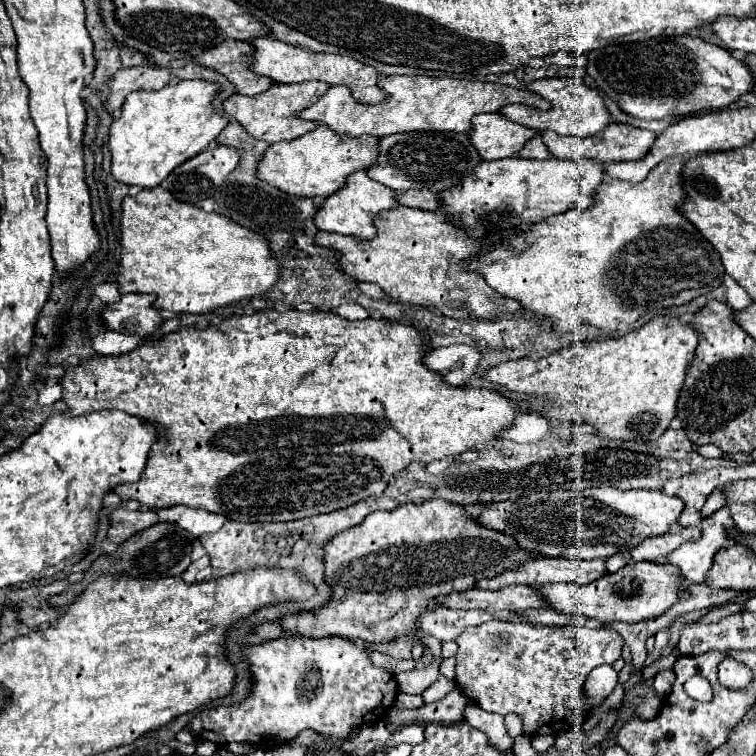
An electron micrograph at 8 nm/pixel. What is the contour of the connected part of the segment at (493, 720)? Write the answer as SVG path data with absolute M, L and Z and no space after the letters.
M465 705L463 719L469 721L469 725L473 725L475 729L481 729L489 737L489 743L495 749L501 749L501 751L509 751L511 749L513 739L507 735L501 715L487 713L481 707L477 707L477 705Z

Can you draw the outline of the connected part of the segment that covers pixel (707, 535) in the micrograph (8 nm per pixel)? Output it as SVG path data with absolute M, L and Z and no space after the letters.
M719 509L717 513L713 513L711 517L703 519L701 523L701 537L687 541L685 545L677 547L673 553L669 553L669 557L665 559L665 563L675 565L681 573L681 577L685 577L685 581L691 583L703 583L707 571L711 569L713 563L713 555L731 545L731 539L727 535L727 529L735 527L729 515L729 509Z

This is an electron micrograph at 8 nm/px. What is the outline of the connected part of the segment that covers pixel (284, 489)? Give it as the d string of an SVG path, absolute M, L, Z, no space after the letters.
M269 309L269 311L255 311L253 315L233 315L233 317L227 317L223 319L219 325L207 325L205 329L203 327L183 327L183 329L177 329L165 337L161 337L157 343L143 343L143 345L137 345L133 351L125 353L125 355L93 355L85 361L79 361L79 365L75 367L67 367L63 377L59 377L59 385L63 387L63 401L67 403L67 413L77 417L77 415L87 415L91 411L105 411L105 409L121 409L141 421L151 421L157 429L157 443L153 445L153 449L149 451L149 457L147 457L147 465L145 465L145 471L141 475L141 479L137 483L123 483L119 485L117 489L113 489L113 493L117 493L121 499L135 499L139 501L141 505L149 507L149 509L161 509L161 507L171 507L171 505L189 505L189 507L197 507L197 509L207 509L211 513L219 513L219 515L225 515L227 519L233 519L233 521L243 521L243 523L255 523L255 521L291 521L291 519L301 519L301 517L311 517L311 515L319 515L319 513L331 513L331 511L337 511L337 509L343 509L343 507L349 507L351 503L357 503L361 499L367 499L371 495L381 495L381 491L385 489L385 485L389 483L389 479L397 473L397 471L403 471L411 461L423 461L423 463L431 463L433 459L443 459L443 457L459 457L467 451L473 451L473 447L477 443L485 443L485 441L491 441L491 439L497 439L497 435L511 425L511 421L517 417L515 415L515 409L519 409L521 405L511 401L511 399L505 399L501 393L495 393L495 391L489 391L489 389L465 389L465 387L449 387L443 377L435 371L429 371L421 359L427 351L427 347L421 343L423 339L419 337L417 329L409 327L409 325L389 325L387 321L379 319L363 319L363 321L349 321L349 319L343 319L339 317L337 313L333 311L319 311L319 309L313 309L313 311L307 311L307 313L301 313L297 309L289 309L285 313L279 313L275 309Z

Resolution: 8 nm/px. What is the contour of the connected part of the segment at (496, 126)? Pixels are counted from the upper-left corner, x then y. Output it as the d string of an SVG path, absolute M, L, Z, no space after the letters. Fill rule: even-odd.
M501 113L475 115L471 123L473 129L469 137L473 147L487 161L515 157L517 151L529 141L529 137L537 135L537 131L521 127L519 123L505 119Z

